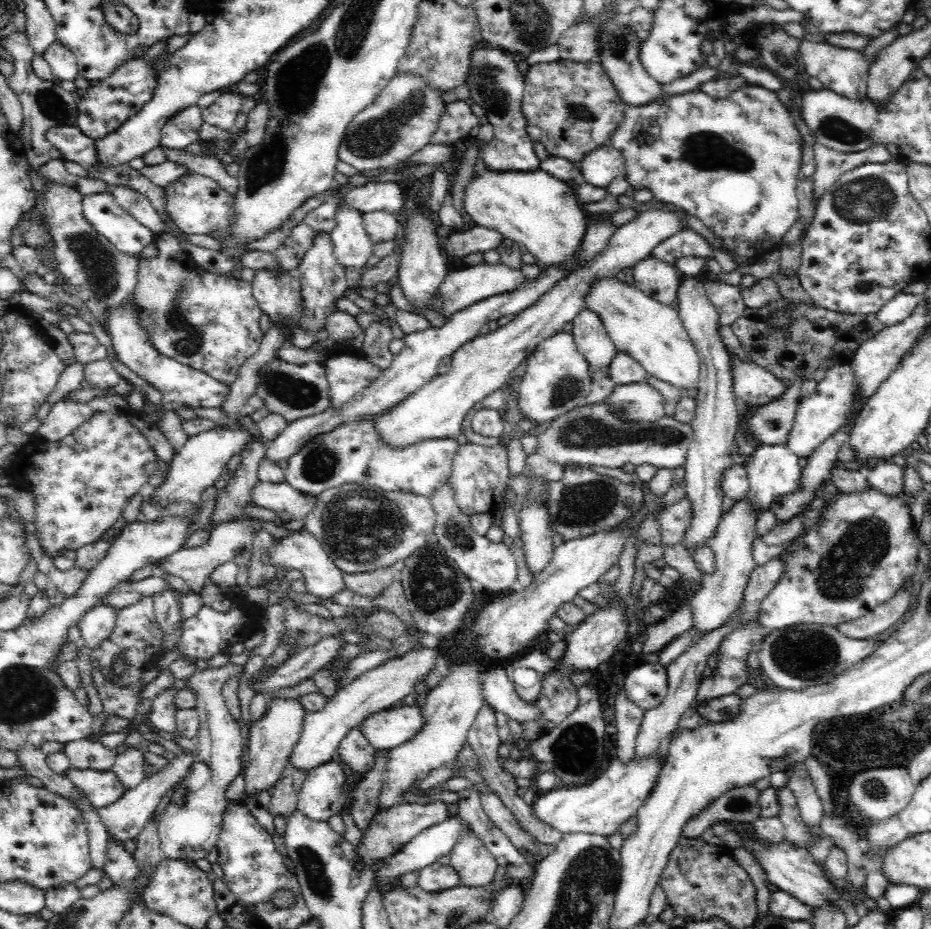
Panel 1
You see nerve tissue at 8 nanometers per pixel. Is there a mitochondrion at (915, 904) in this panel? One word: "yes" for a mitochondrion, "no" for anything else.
no

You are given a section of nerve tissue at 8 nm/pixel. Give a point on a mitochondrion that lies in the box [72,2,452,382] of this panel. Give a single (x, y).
(377, 136)

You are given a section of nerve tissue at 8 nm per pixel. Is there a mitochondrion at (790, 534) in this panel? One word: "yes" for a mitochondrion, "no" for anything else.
no

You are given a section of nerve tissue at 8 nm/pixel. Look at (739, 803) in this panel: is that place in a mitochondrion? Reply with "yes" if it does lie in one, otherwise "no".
yes

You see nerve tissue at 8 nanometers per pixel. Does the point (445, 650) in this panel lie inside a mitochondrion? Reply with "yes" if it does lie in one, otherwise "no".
no

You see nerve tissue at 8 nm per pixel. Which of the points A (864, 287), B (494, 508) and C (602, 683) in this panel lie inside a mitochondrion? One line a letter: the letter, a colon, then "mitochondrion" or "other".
A: other
B: other
C: other

